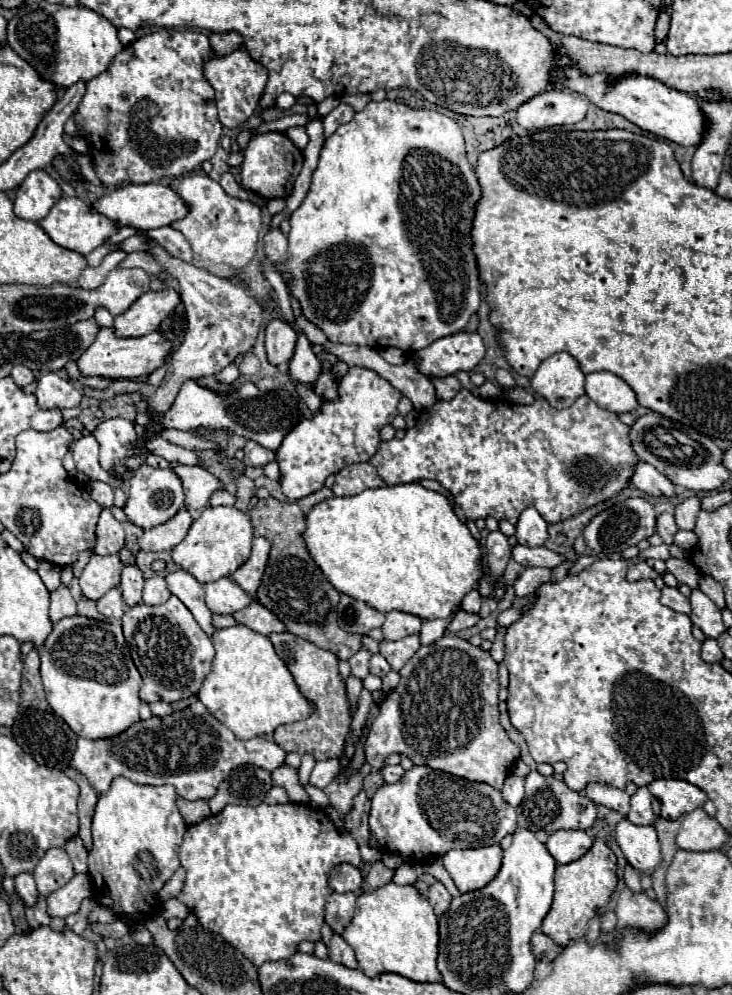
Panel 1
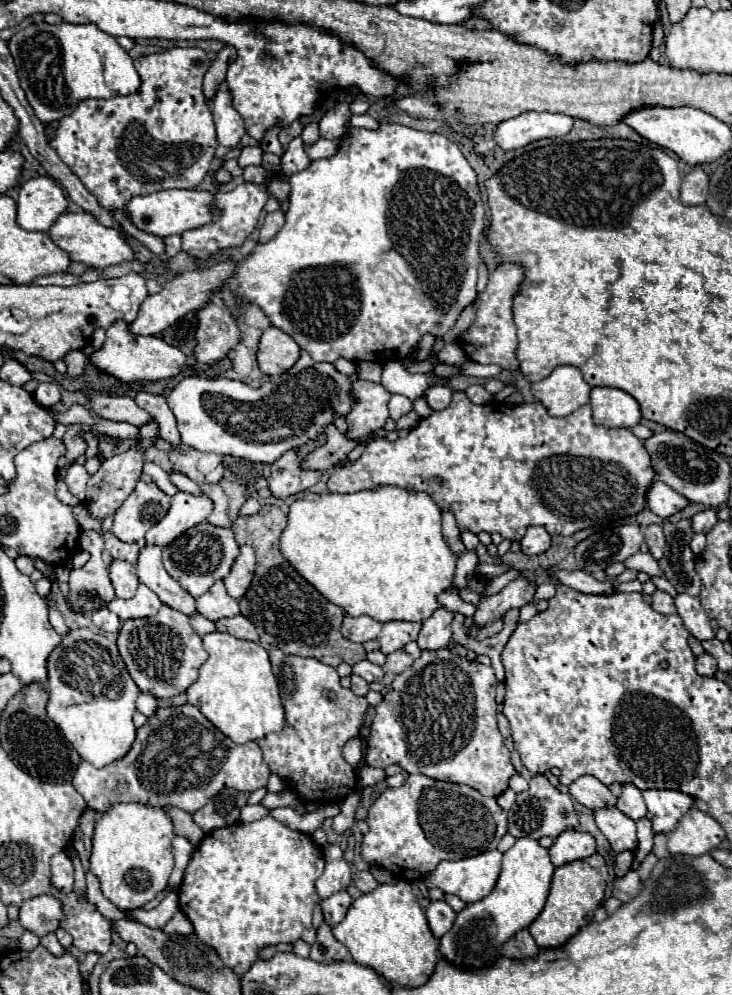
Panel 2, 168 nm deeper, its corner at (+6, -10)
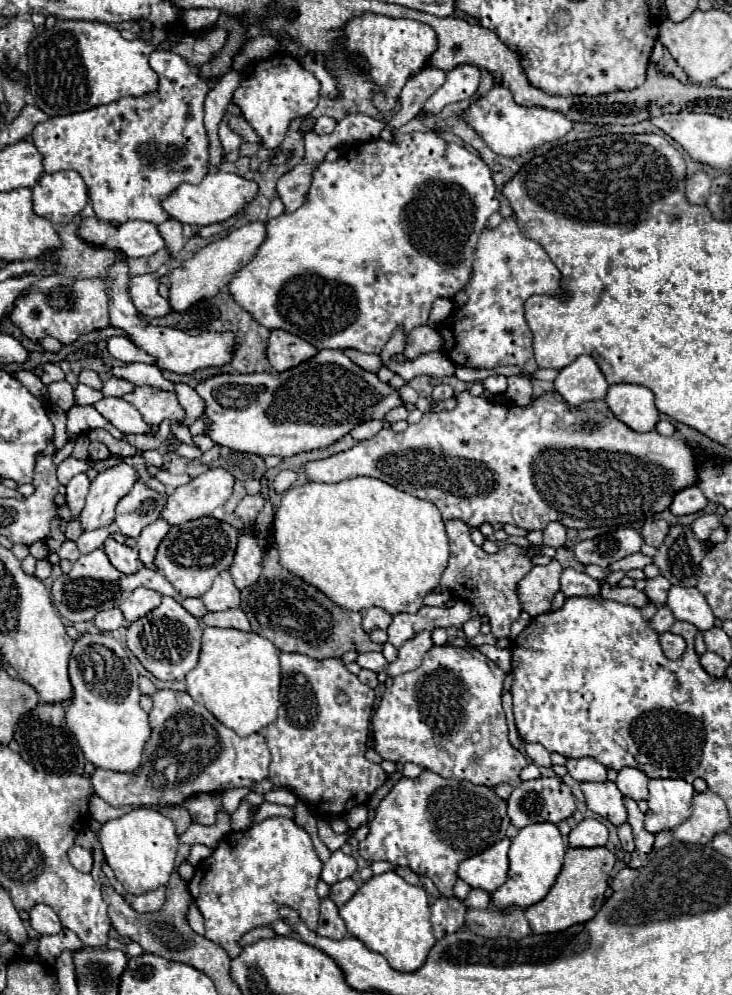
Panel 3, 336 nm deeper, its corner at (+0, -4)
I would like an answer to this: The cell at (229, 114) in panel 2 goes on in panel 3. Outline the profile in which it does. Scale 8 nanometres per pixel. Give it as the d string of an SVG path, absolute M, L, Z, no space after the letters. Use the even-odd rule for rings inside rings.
M221 122L221 126L219 126L219 140L223 146L223 154L239 150L239 146L241 146L241 138L233 130L229 130L225 122Z

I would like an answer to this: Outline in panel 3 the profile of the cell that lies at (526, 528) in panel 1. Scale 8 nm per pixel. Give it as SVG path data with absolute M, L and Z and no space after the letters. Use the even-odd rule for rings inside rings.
M551 522L545 530L543 530L543 544L545 546L553 546L553 548L561 548L565 546L567 540L567 530L561 522Z

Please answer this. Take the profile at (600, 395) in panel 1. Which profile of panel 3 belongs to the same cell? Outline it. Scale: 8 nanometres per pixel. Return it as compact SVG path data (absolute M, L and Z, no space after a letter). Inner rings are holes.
M613 384L609 386L607 406L613 414L635 432L651 432L659 422L655 394L639 384Z

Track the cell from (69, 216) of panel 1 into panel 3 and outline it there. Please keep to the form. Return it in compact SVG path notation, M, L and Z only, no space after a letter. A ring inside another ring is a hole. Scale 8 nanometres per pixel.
M83 218L79 236L85 242L105 246L109 250L123 250L129 258L151 256L165 248L165 240L157 230L157 224L131 220L121 226L111 226L97 218Z

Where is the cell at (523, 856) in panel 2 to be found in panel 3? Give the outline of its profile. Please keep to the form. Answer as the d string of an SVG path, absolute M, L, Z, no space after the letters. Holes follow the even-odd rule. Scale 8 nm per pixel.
M541 822L541 824L529 824L519 830L519 834L513 838L509 848L509 878L507 882L493 892L493 904L505 910L509 904L517 904L521 908L527 908L539 900L545 898L549 888L553 886L557 874L561 872L565 856L565 842L557 828L557 824Z

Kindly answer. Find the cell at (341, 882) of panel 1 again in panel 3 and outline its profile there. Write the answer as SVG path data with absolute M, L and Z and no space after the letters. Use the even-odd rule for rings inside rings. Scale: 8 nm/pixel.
M335 850L335 852L331 852L331 858L323 864L321 880L331 886L331 884L335 884L335 882L339 882L339 880L351 878L351 874L353 874L355 870L357 870L355 858L343 854L341 850Z

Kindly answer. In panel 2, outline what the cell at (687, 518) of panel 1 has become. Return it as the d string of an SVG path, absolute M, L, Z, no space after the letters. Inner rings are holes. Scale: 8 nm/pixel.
M687 518L679 520L677 524L665 522L663 530L667 546L665 546L665 556L659 560L659 566L665 570L665 578L675 586L677 592L699 596L701 578L693 570L695 554L689 548L693 536L691 522Z

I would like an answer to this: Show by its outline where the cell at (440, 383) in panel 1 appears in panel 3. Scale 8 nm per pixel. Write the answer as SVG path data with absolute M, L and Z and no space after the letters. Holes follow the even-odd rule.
M437 384L437 386L433 388L433 394L431 394L431 398L433 398L435 402L447 400L447 398L451 398L451 396L453 396L453 388L451 388L449 384Z

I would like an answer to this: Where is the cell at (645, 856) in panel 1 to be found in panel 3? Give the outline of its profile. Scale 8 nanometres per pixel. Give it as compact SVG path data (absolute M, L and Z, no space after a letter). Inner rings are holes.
M579 782L581 790L585 794L585 802L589 810L599 814L601 818L607 818L615 826L621 826L627 822L627 810L623 806L623 794L615 786L615 782Z

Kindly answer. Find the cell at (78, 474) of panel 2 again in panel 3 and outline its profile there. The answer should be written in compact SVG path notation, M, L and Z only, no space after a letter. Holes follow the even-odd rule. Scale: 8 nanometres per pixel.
M77 474L73 476L73 480L67 484L67 492L65 492L65 504L69 506L73 516L79 516L79 512L83 510L85 498L89 492L89 478L87 474Z

